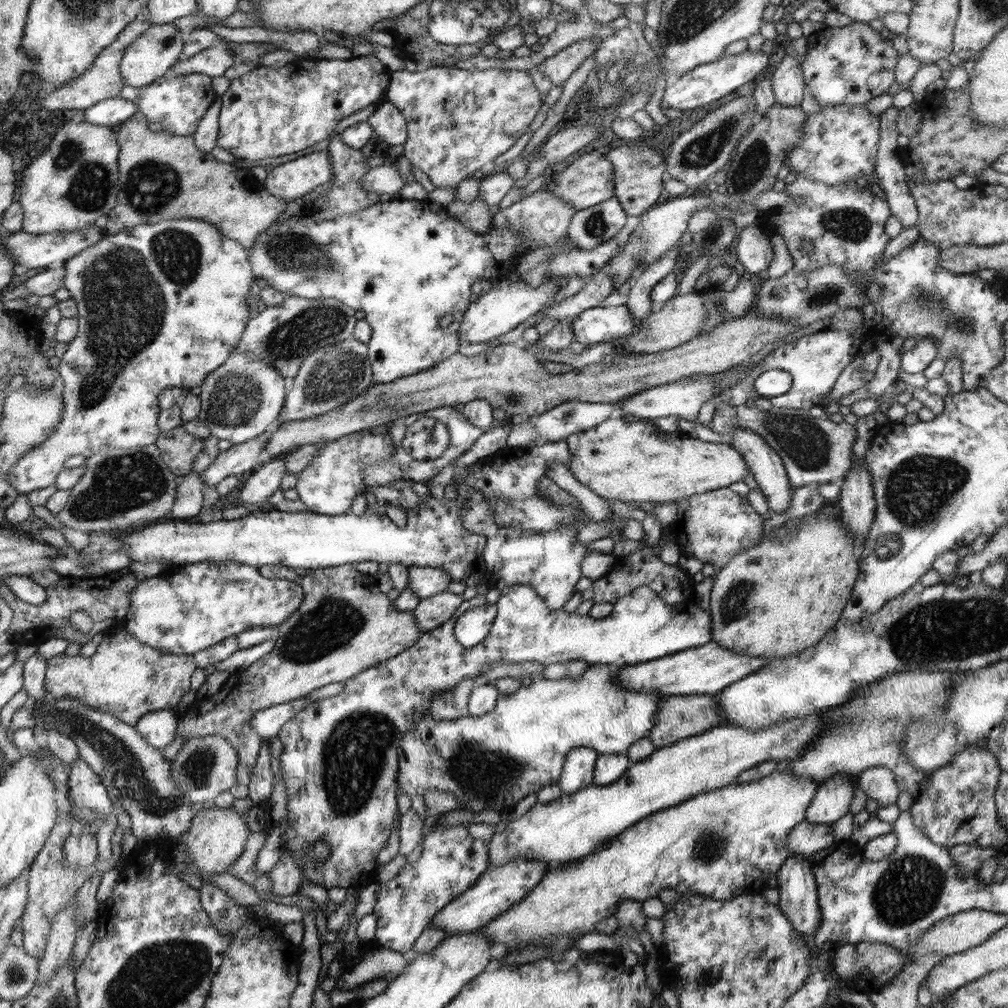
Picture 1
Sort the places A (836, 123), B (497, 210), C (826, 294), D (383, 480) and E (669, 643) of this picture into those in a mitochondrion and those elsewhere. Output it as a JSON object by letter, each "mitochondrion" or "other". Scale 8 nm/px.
{"A":"other","B":"other","C":"mitochondrion","D":"other","E":"other"}

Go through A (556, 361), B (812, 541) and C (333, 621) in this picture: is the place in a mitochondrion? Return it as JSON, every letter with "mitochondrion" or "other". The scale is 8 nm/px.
{"A":"other","B":"other","C":"mitochondrion"}

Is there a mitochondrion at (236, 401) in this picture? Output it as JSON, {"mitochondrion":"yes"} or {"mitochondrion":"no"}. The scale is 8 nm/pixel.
{"mitochondrion":"yes"}

